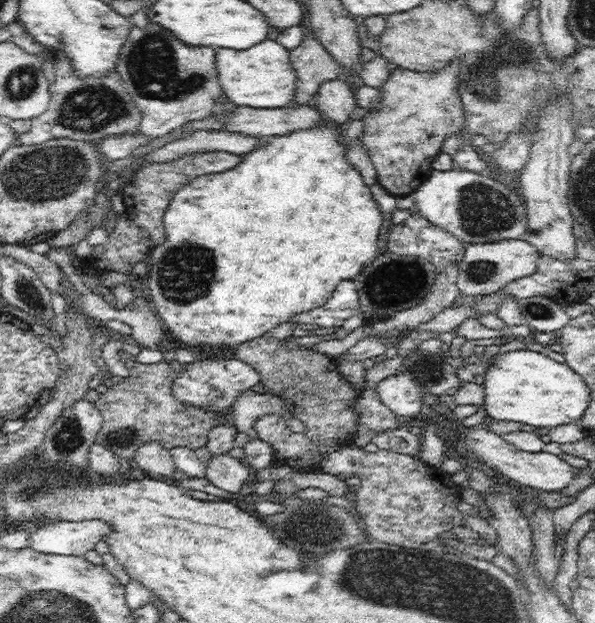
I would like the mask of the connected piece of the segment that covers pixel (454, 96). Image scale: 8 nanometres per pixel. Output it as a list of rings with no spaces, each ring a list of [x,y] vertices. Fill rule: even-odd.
[[[458,59],[454,66],[442,72],[414,72],[394,68],[386,84],[380,88],[382,98],[378,110],[370,110],[363,118],[363,146],[377,172],[377,182],[393,195],[404,195],[415,191],[430,176],[430,165],[437,154],[442,152],[444,139],[453,134],[464,135],[463,104],[458,94]]]

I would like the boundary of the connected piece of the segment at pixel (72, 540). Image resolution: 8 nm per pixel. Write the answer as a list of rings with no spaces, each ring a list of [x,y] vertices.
[[[105,520],[81,521],[46,523],[38,529],[29,528],[29,546],[46,554],[82,556],[113,532]]]

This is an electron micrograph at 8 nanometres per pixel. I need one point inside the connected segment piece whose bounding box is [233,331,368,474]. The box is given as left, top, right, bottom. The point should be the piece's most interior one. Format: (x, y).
(303, 376)

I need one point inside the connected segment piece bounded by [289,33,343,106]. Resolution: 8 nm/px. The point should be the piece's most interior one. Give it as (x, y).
(314, 65)

